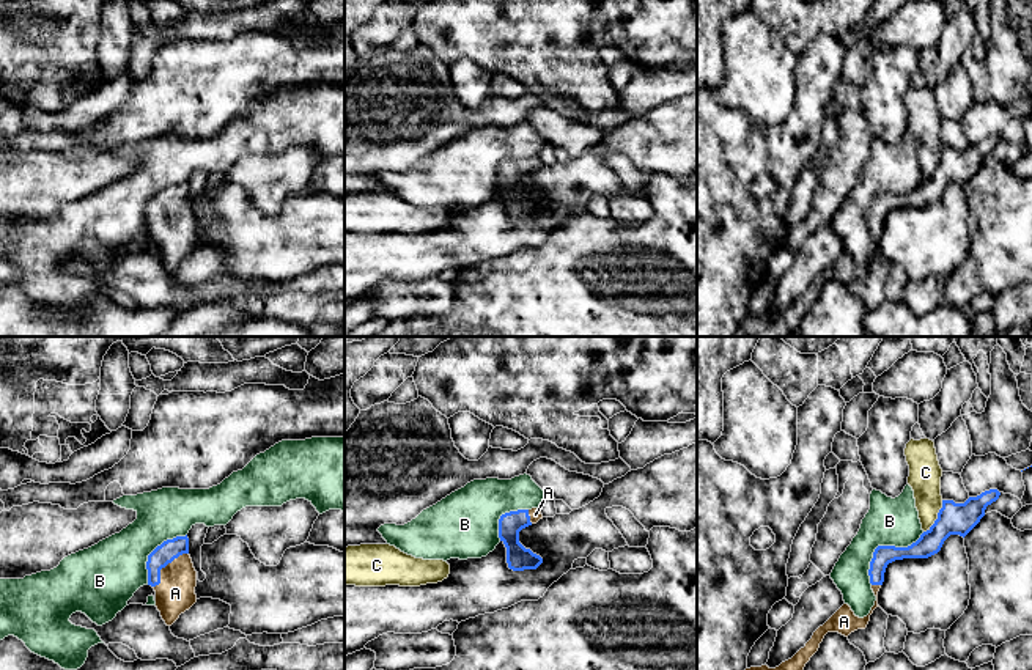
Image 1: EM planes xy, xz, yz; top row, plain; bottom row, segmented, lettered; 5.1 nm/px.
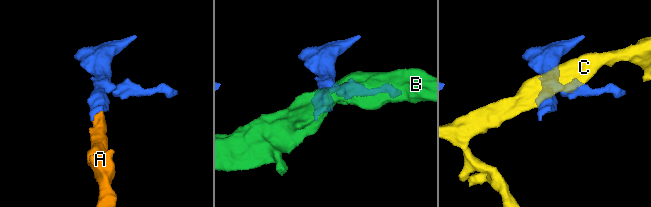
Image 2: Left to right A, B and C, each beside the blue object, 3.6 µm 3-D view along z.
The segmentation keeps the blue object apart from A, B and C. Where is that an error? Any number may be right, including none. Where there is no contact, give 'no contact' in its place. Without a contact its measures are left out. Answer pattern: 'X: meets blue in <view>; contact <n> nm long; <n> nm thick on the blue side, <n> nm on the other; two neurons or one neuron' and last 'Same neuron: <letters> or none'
A: meets blue in xy; contact 260 nm long; 110 nm thick on the blue side, 200 nm on the other; one neuron
B: meets blue in yz; contact 380 nm long; 120 nm thick on the blue side, 240 nm on the other; two neurons
C: meets blue in yz; contact 190 nm long; 160 nm thick on the blue side, 160 nm on the other; two neurons
Same neuron: A

